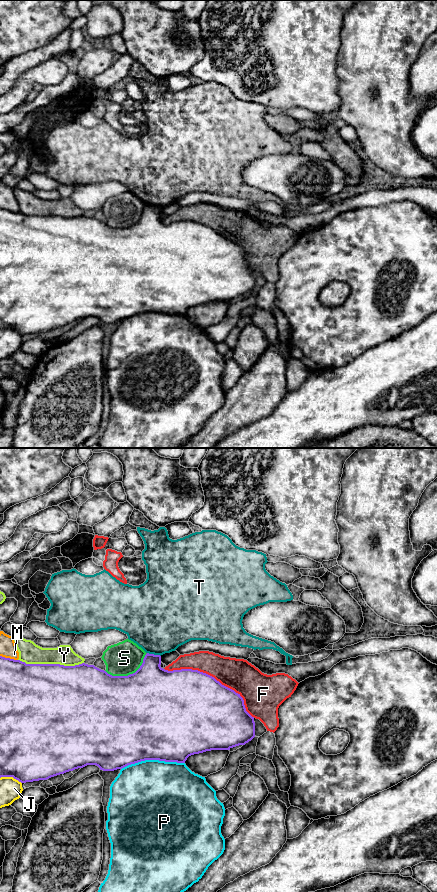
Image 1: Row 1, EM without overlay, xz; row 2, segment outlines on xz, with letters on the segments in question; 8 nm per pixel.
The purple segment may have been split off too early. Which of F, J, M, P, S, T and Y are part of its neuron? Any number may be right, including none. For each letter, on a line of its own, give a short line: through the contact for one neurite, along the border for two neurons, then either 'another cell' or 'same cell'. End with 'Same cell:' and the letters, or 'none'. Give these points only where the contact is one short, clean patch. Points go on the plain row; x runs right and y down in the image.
F: another cell
J: another cell
M: another cell
P: another cell
S: another cell
T: another cell
Y: another cell
Same cell: none

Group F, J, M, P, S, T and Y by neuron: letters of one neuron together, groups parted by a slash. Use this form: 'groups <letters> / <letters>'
groups F / J / M / P / S / T / Y

